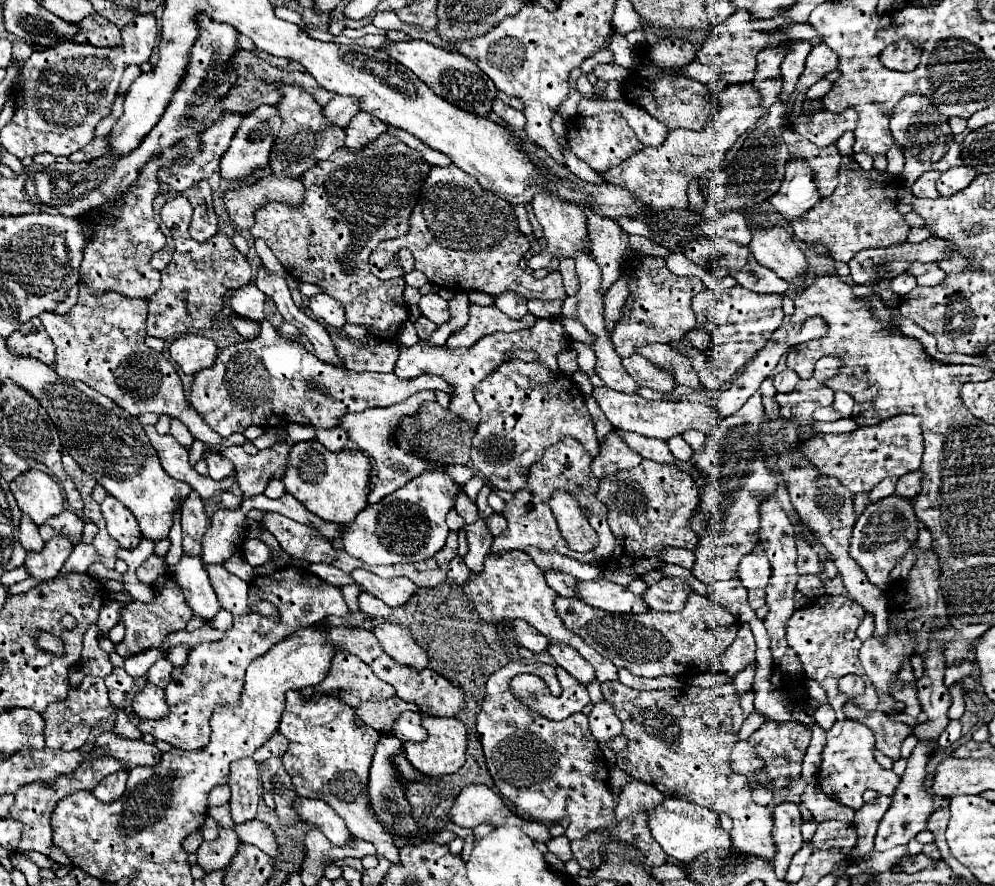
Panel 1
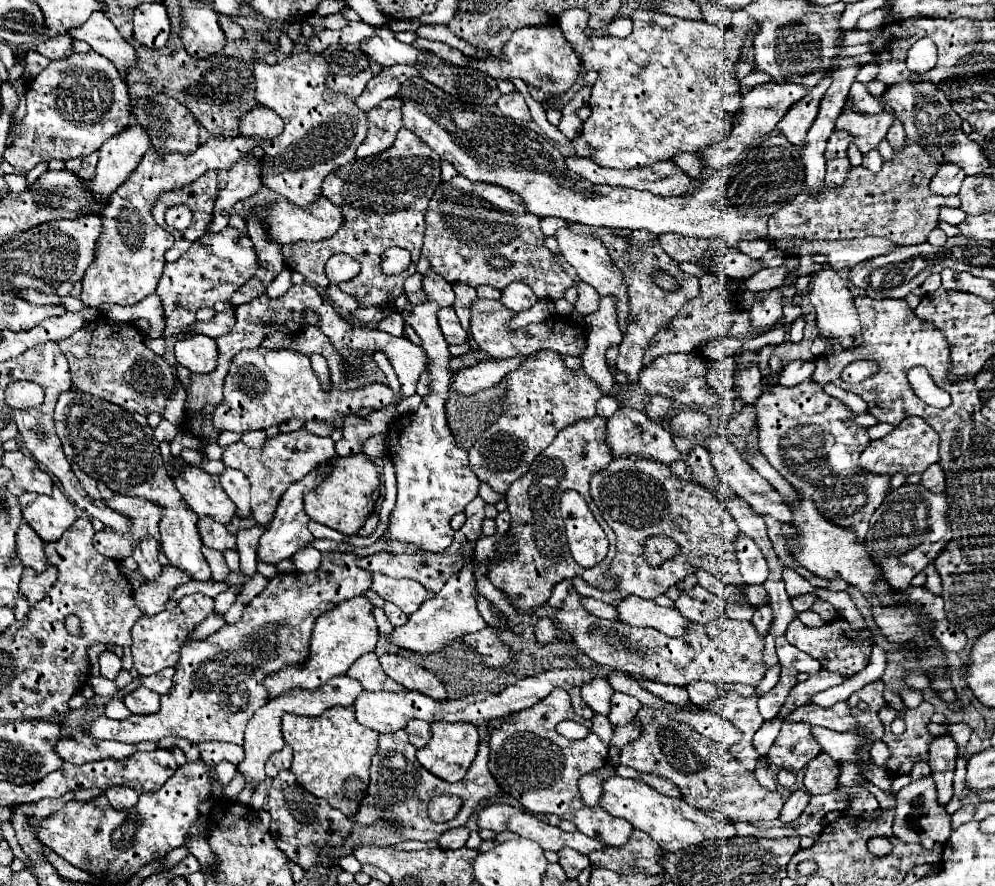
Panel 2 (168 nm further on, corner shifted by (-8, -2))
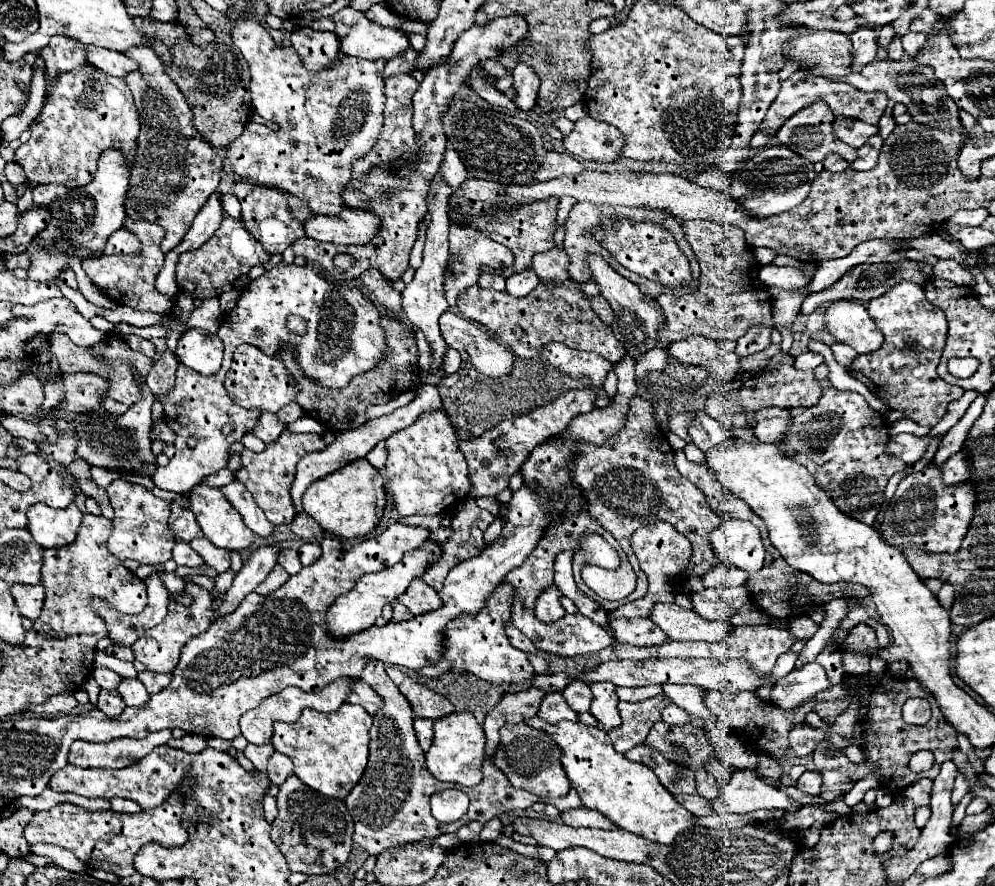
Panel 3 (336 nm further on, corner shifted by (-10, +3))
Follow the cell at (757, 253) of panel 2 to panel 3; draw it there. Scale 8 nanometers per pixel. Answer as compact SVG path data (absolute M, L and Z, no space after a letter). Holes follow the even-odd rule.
M764 247L754 249L754 257L756 257L756 261L758 261L760 265L770 265L776 255L778 255L778 253L772 251L772 249L764 249Z

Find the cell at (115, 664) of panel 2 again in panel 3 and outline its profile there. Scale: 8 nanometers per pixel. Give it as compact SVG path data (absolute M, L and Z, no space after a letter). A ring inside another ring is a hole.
M102 667L94 669L92 677L96 679L96 683L98 683L100 689L116 689L120 685L120 679L122 679L118 673L114 673L110 669L102 669Z

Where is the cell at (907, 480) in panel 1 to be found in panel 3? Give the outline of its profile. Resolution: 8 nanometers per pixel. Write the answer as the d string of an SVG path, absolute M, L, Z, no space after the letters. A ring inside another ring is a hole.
M956 453L956 455L952 455L952 457L942 465L942 473L944 473L944 483L948 483L948 485L966 481L968 475L970 475L968 455L966 455L966 453Z

